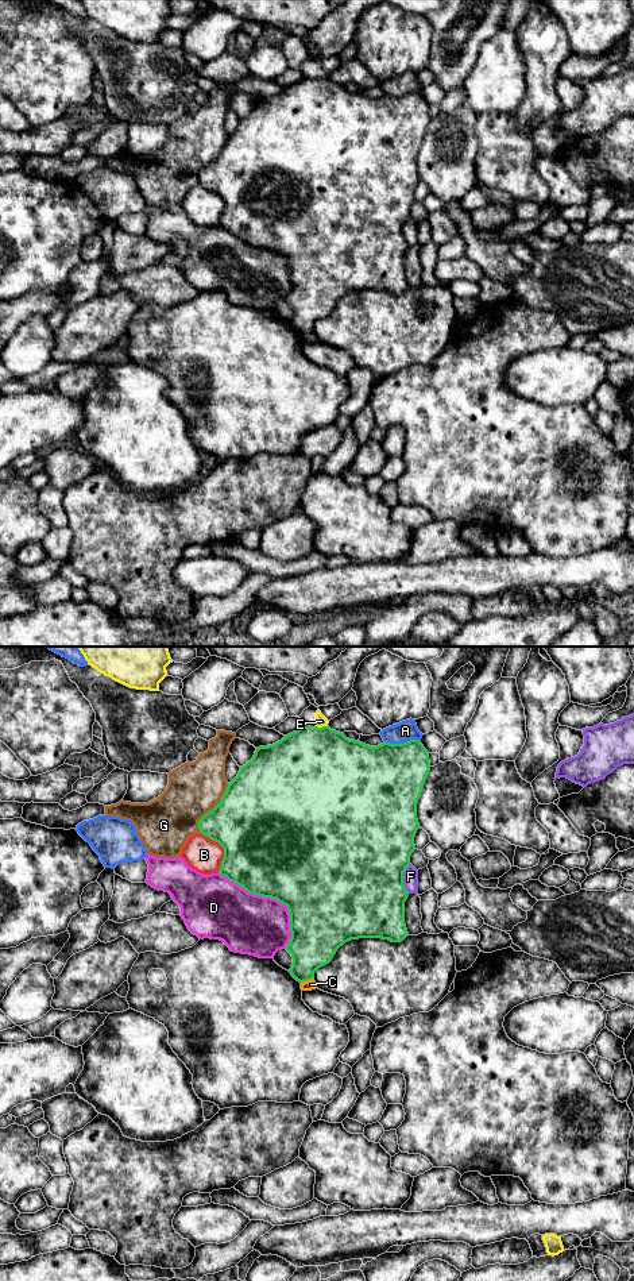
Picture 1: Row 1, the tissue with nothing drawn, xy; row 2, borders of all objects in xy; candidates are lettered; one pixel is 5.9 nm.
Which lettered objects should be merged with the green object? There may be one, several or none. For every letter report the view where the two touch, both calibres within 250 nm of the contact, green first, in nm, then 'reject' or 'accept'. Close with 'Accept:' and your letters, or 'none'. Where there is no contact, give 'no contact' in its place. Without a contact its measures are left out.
A: meets green in xy; 440 nm thick on the green side, 120 nm on the other; reject
B: meets green in xy; 500 nm thick on the green side, 200 nm on the other; reject
C: meets green in xy; 280 nm thick on the green side, 60 nm on the other; reject
D: meets green in xy; 500 nm thick on the green side, 360 nm on the other; reject
E: meets green in xy; 500 nm thick on the green side, 70 nm on the other; reject
F: meets green in xy; 500 nm thick on the green side, 100 nm on the other; reject
G: meets green in xy; 460 nm thick on the green side, 320 nm on the other; reject
Accept: none

